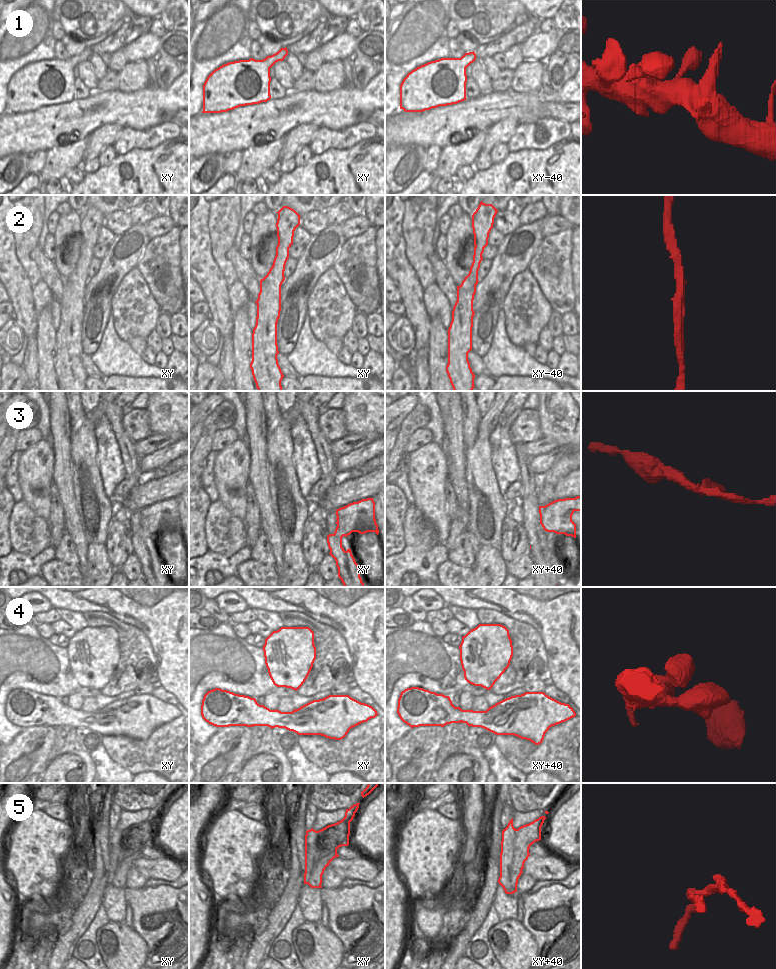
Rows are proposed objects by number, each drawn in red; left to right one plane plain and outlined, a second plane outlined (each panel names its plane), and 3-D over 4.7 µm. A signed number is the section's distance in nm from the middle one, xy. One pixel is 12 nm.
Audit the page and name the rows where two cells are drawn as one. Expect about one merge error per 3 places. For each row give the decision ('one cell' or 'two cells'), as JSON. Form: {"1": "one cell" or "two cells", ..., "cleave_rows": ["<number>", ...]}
{"1": "one cell", "2": "one cell", "3": "two cells", "4": "one cell", "5": "two cells", "cleave_rows": ["3", "5"]}

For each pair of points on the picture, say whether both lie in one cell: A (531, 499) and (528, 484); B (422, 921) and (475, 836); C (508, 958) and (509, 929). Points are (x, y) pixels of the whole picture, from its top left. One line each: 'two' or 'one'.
A: one
B: one
C: one

